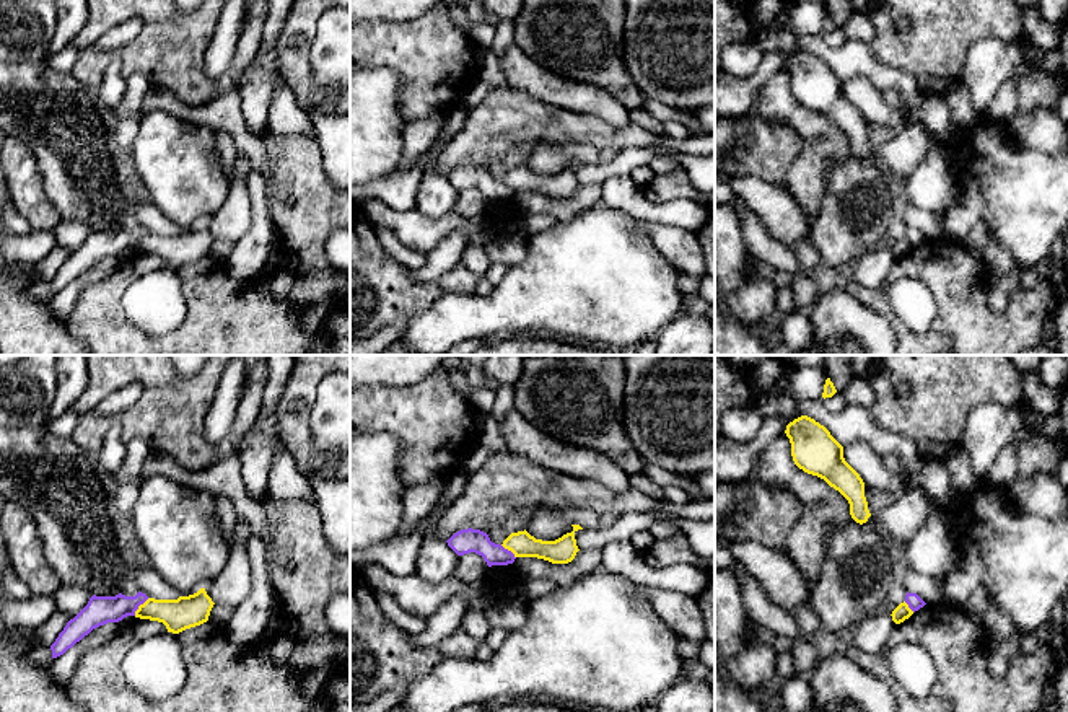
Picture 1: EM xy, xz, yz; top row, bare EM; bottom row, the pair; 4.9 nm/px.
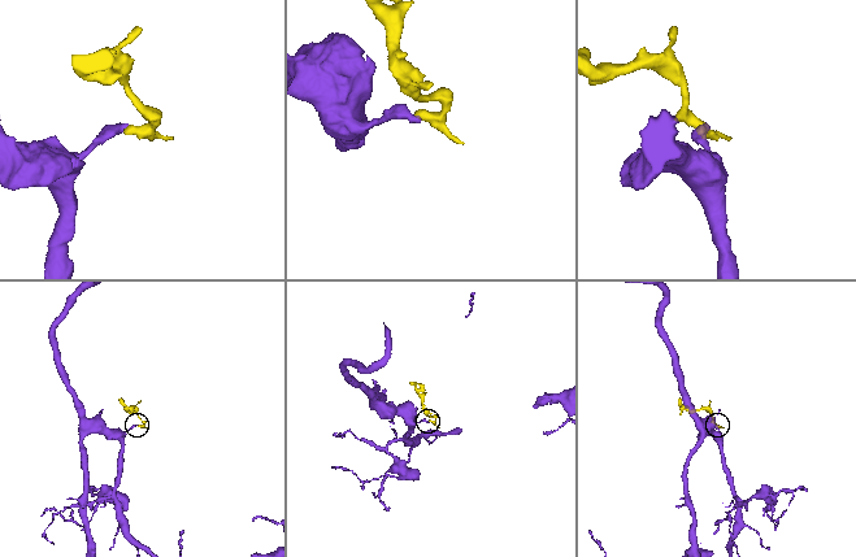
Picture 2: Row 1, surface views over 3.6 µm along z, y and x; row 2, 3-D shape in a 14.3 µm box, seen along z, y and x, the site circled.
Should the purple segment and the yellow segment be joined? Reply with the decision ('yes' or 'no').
no

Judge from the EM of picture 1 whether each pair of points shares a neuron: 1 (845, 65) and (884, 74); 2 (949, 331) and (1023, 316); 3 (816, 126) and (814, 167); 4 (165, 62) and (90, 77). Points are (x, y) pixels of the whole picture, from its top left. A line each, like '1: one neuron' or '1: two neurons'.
1: one neuron
2: one neuron
3: one neuron
4: one neuron

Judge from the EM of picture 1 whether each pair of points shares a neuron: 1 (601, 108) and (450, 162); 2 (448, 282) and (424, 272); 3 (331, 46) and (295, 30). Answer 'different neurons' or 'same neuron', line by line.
1: different neurons
2: different neurons
3: different neurons

